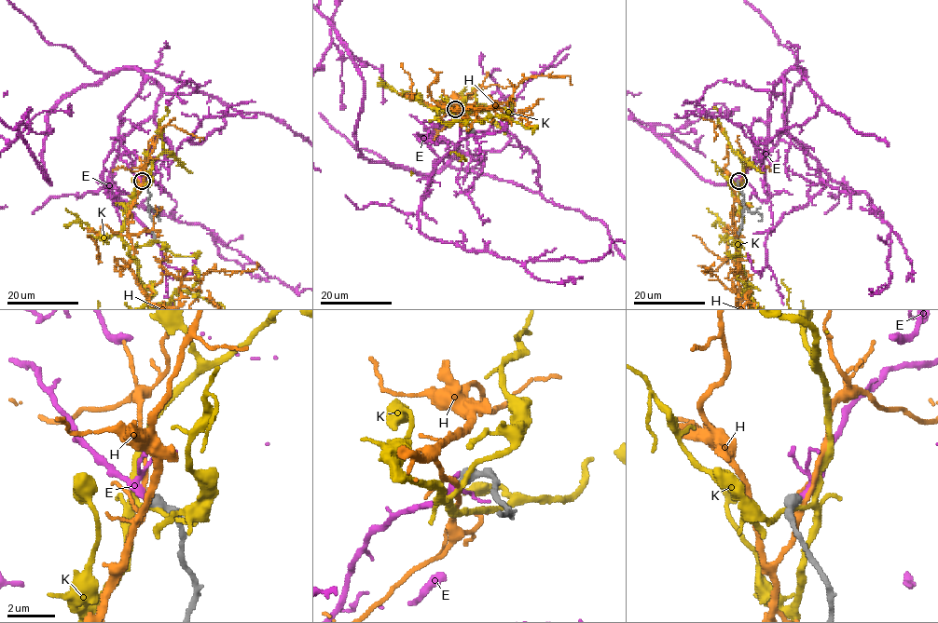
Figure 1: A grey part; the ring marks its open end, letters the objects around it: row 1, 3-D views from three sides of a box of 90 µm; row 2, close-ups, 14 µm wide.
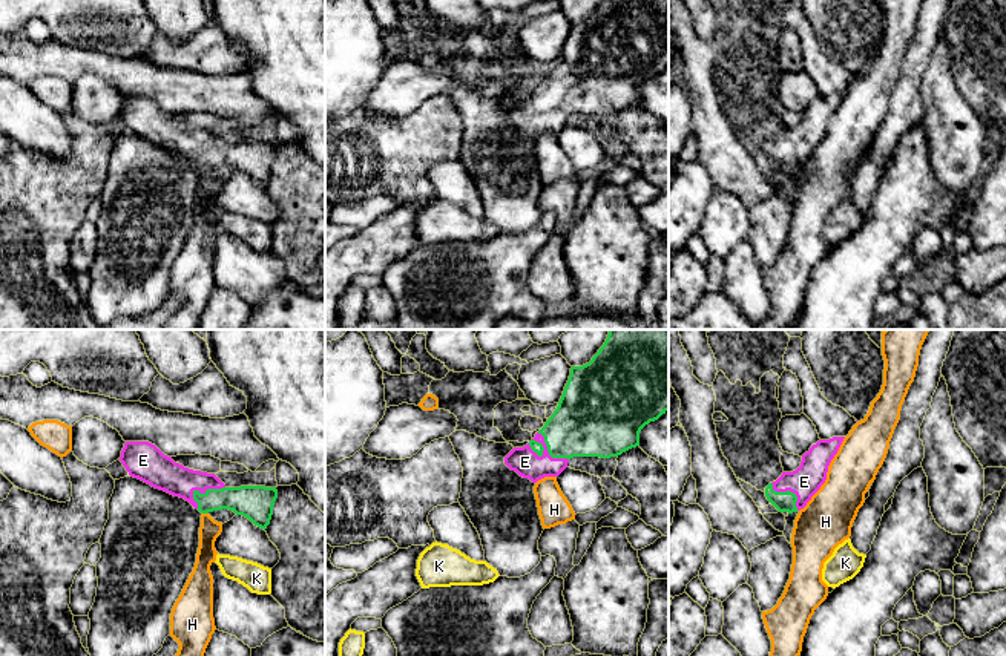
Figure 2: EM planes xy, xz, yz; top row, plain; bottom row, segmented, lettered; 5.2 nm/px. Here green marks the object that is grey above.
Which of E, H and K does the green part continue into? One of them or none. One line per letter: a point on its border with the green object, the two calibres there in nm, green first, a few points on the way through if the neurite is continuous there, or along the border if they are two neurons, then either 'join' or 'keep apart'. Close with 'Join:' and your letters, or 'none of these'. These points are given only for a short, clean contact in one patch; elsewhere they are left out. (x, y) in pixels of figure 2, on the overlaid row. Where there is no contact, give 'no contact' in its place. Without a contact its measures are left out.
E: xz (548, 451) | 360/150 nm | across xz (586, 423), (568, 432), (548, 451), (534, 462), (525, 462) | join
H: xy (206, 512) | 180/110 nm | along xy (203, 512), (207, 514) | keep apart
K: no contact | keep apart
Join: E

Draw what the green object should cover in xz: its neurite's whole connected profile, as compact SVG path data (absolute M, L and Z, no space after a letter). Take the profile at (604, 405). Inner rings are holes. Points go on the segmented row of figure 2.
M609 330L604 345L583 366L572 366L557 409L523 448L514 448L505 464L532 483L558 477L574 457L618 457L639 446L639 432L669 411L669 330Z

